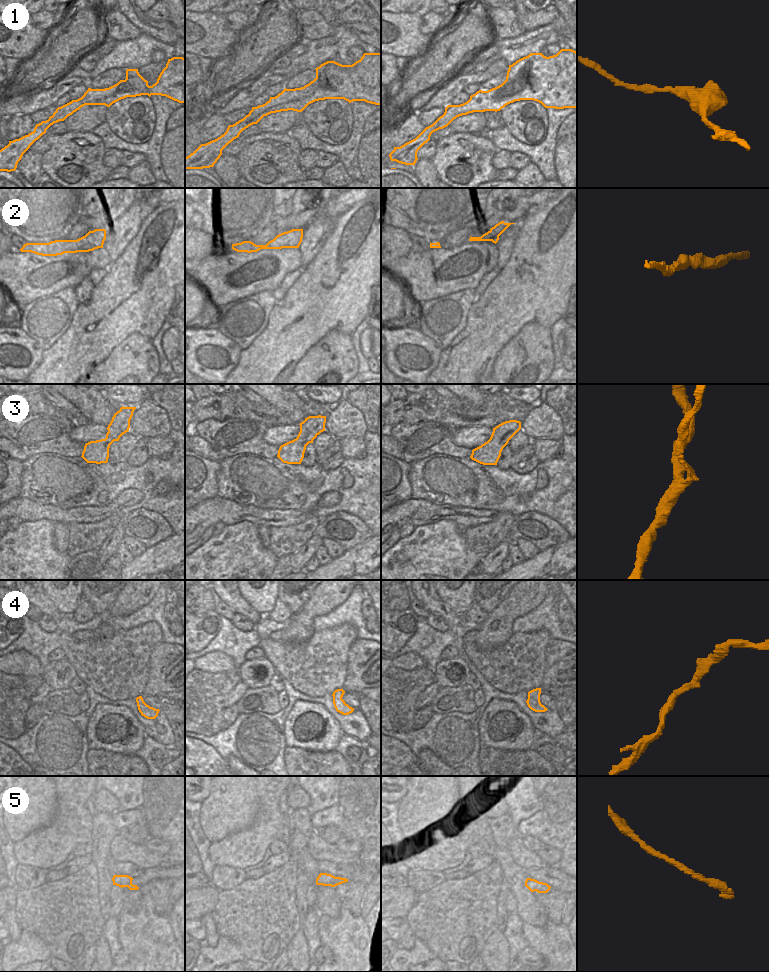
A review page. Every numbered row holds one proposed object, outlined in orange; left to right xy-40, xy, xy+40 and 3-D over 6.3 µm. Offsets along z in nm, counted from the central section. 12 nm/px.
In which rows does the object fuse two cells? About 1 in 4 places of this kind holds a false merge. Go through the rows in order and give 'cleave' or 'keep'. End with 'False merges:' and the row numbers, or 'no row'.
1: keep
2: keep
3: keep
4: keep
5: keep
False merges: no row

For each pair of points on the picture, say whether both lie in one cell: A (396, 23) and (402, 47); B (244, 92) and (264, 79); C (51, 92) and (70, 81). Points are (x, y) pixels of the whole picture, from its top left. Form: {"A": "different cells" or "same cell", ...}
{"A": "same cell", "B": "same cell", "C": "same cell"}

